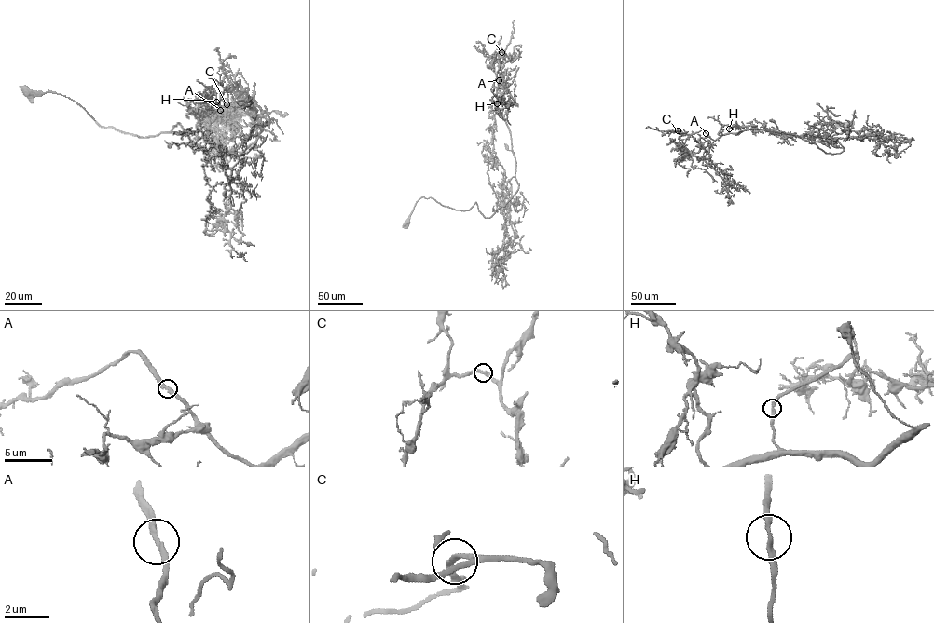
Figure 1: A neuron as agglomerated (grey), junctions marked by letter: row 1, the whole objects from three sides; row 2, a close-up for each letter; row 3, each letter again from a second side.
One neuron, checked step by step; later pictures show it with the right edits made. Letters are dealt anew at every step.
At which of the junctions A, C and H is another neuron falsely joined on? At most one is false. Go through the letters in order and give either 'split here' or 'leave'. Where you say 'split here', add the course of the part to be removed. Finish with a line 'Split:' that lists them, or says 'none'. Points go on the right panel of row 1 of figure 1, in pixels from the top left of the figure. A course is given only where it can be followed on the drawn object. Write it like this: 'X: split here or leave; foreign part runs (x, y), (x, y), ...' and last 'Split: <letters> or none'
A: leave
C: leave
H: leave
Split: none

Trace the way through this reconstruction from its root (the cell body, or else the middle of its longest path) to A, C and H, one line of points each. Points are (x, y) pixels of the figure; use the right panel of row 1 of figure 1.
A: (849, 124), (822, 126), (844, 148), (832, 154), (783, 131), (706, 132)
C: (849, 124), (822, 126), (844, 148), (832, 154), (783, 131), (714, 140), (678, 130)
H: (849, 124), (822, 126), (836, 146), (829, 142), (836, 139), (844, 148), (832, 154), (783, 131), (729, 128)

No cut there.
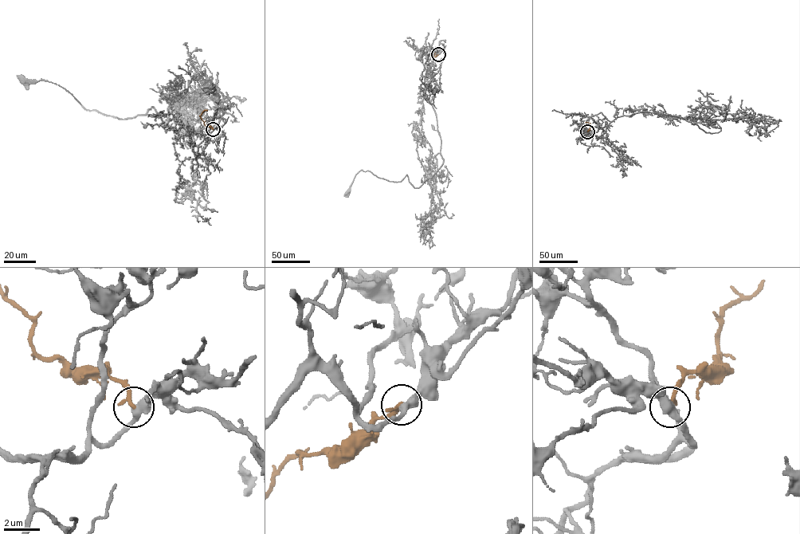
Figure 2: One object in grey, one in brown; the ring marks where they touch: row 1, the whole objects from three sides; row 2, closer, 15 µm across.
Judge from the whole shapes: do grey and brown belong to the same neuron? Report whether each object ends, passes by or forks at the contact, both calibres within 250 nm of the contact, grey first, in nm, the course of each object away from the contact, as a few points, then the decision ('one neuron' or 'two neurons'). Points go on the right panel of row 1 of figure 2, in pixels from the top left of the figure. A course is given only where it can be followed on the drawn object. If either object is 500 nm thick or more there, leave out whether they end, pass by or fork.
grey passes by; brown ends there; 440 nm thick on the grey side, 240 nm on the other; grey runs (587, 131), (648, 111), (717, 133), (703, 109), (726, 107); brown runs (587, 131), (591, 126), (586, 122); two neurons

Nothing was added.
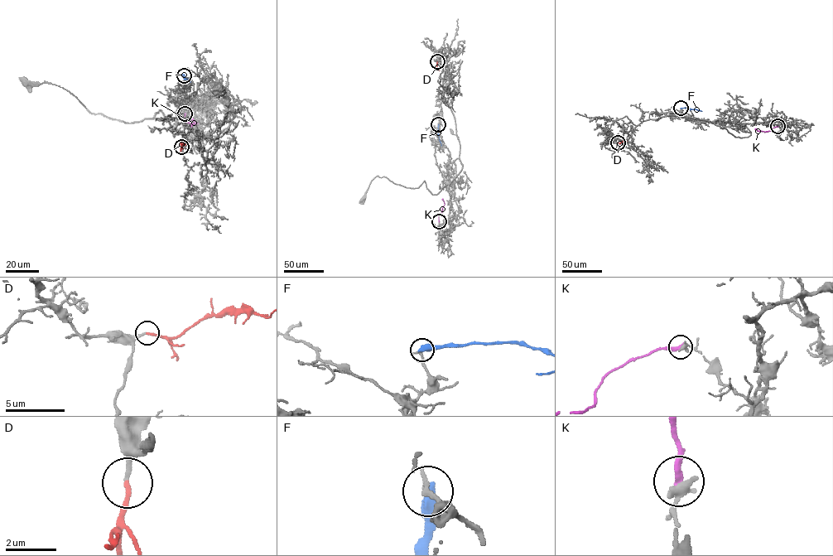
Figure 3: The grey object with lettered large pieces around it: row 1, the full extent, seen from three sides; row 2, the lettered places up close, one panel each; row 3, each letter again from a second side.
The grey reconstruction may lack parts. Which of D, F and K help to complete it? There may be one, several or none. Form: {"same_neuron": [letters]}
{"same_neuron": ["D"]}

